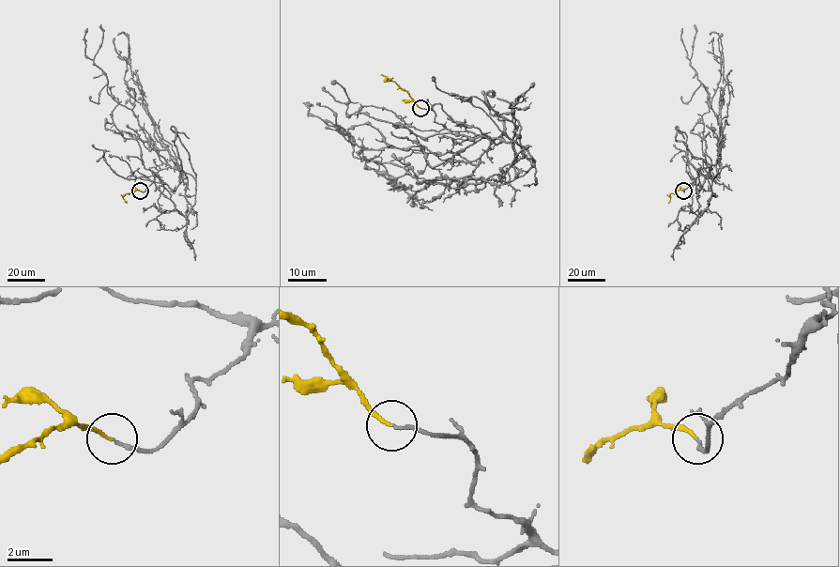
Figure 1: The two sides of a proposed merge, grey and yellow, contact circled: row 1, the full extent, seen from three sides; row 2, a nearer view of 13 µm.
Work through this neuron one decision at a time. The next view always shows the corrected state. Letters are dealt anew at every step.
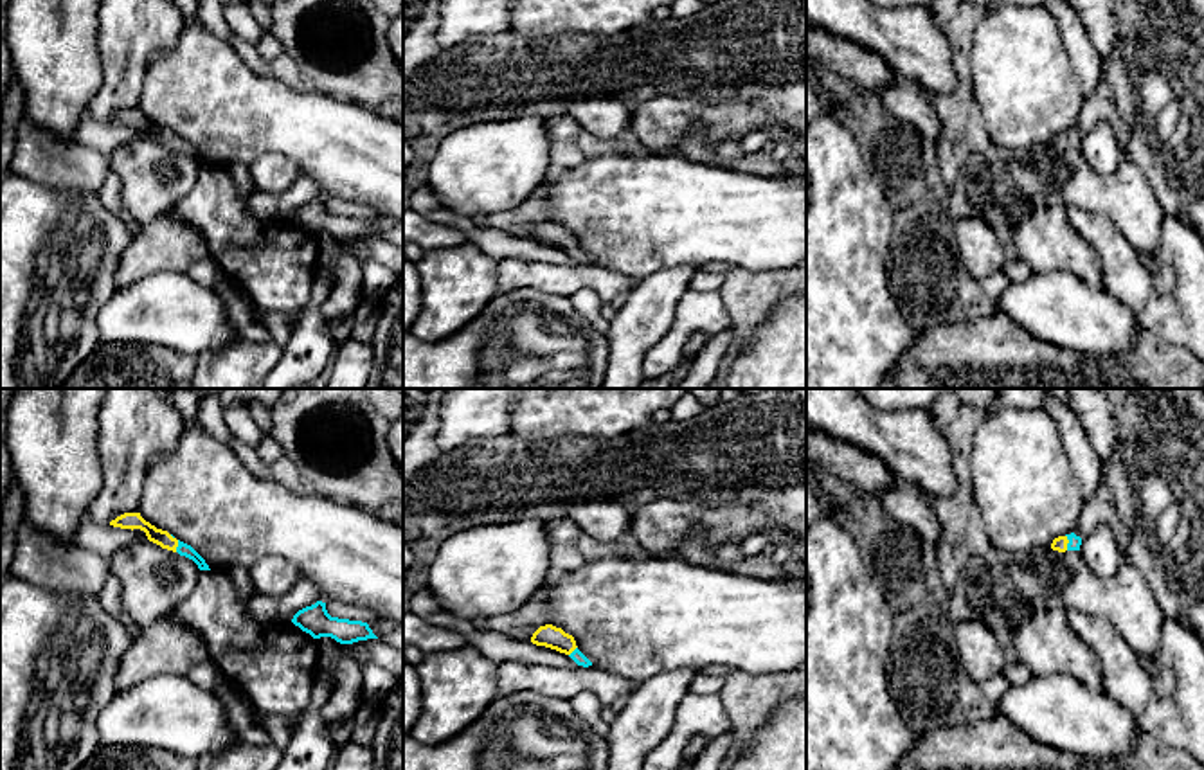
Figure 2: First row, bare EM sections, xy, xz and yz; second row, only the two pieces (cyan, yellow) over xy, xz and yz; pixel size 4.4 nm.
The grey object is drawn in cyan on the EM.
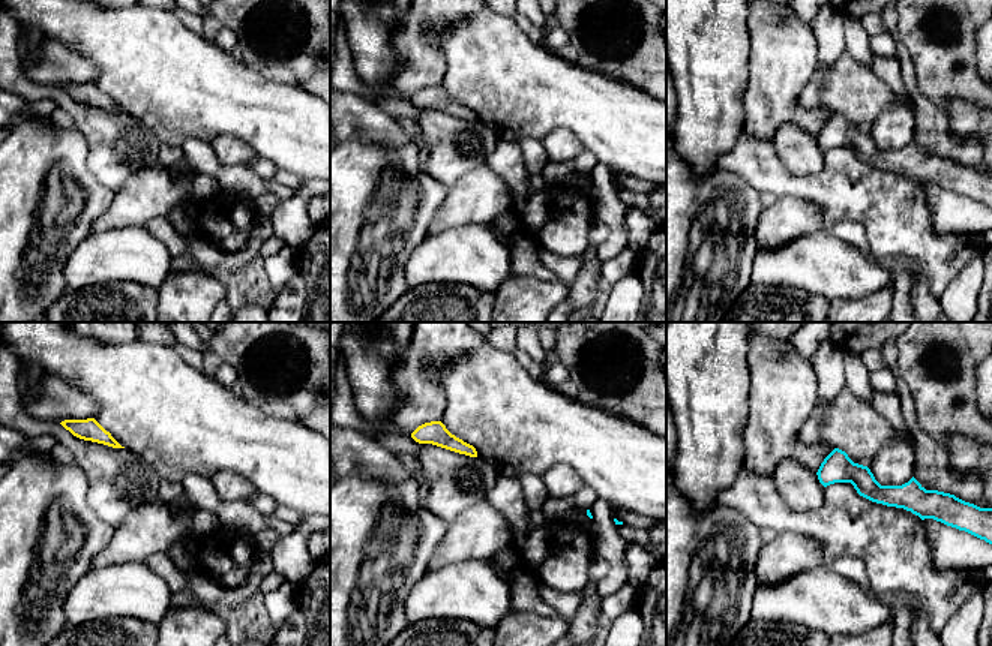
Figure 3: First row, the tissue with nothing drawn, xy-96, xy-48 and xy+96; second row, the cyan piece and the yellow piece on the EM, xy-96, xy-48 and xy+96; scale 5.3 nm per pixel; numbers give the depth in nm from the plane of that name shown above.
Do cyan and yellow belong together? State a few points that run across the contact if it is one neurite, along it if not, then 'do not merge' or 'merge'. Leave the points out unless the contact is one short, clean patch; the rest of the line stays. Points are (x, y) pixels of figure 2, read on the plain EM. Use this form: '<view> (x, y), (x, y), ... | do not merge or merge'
yz (1075, 139), (1069, 139), (1059, 141) | merge

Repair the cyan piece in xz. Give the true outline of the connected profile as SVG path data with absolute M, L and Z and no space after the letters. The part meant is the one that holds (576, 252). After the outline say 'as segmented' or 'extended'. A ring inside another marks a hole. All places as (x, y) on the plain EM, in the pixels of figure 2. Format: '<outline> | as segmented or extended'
M553 221L540 223L531 239L569 252L578 263L589 264L592 259L578 246L572 232Z | extended

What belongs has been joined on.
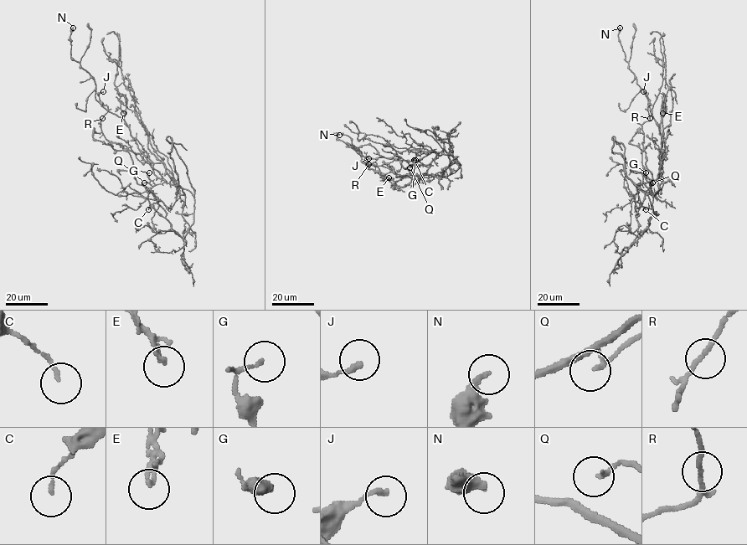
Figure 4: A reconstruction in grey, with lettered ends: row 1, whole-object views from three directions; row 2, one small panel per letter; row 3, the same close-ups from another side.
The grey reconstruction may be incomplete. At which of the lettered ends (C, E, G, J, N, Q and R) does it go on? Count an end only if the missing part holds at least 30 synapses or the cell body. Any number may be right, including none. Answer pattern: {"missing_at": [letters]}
{"missing_at": []}

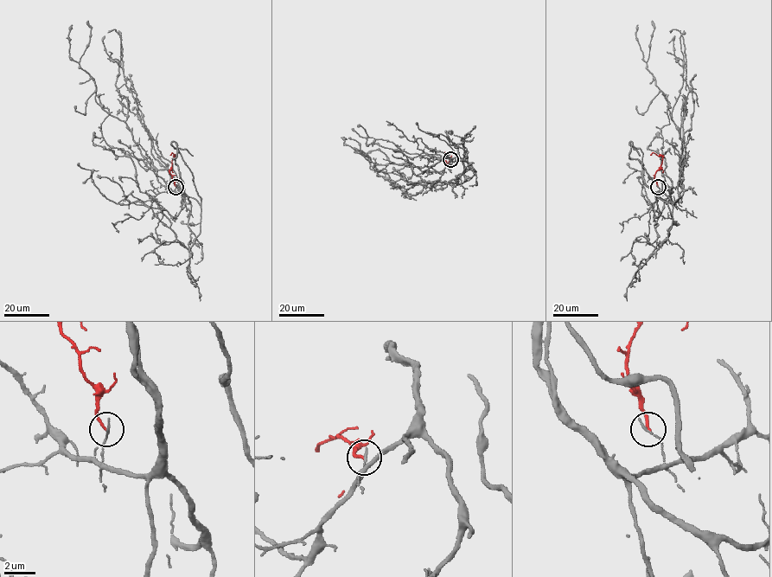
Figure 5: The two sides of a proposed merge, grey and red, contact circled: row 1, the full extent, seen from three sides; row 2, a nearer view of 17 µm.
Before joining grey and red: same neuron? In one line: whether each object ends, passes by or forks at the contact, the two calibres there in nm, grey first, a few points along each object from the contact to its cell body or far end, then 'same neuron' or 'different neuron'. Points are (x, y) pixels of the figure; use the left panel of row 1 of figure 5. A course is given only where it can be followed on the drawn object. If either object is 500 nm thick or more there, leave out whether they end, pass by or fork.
grey ends | red ends | 140/170 nm | grey via (175, 187), (172, 191), (158, 181), (127, 125), (97, 102), (95, 81), (79, 64), (90, 40), (87, 21) | red via (175, 187), (169, 171), (175, 156), (172, 152), (170, 155) | different neuron

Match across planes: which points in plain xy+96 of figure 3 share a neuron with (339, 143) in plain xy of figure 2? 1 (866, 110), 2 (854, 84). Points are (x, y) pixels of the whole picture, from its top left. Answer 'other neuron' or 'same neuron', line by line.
1: same neuron
2: same neuron

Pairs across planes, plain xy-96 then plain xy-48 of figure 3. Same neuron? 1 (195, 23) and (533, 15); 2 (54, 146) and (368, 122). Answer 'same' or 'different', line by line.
1: different
2: different

